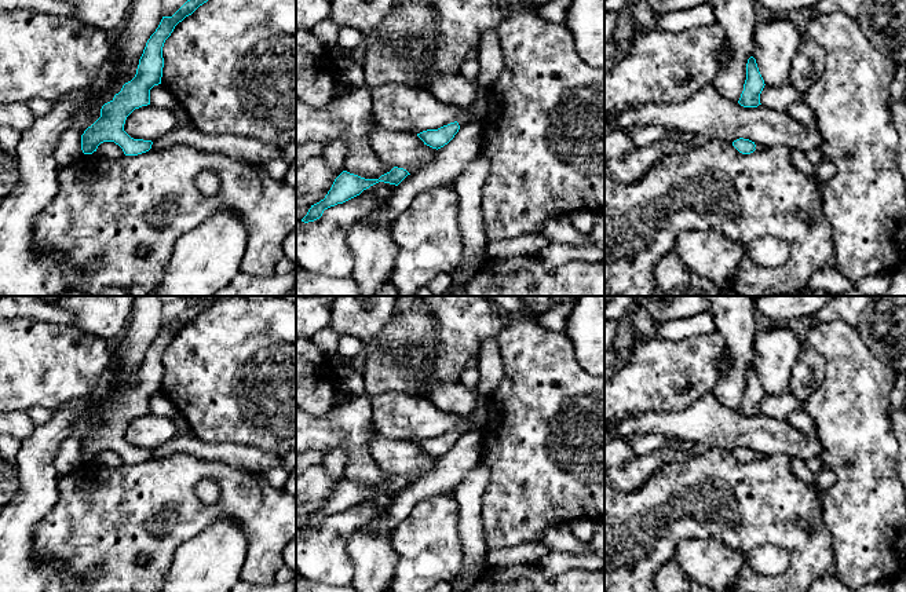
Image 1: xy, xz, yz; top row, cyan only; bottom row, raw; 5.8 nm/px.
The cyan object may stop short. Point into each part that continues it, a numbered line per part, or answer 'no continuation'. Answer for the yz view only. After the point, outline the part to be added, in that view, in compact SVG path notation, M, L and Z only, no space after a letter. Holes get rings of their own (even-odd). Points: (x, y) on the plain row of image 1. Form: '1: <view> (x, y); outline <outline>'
no continuation

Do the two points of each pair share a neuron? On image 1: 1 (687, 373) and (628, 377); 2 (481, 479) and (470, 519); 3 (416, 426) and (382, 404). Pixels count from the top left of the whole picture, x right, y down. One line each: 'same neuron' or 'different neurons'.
1: same neuron
2: same neuron
3: same neuron

